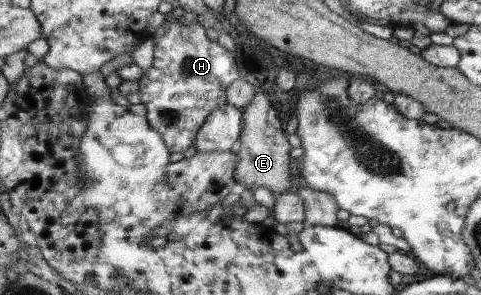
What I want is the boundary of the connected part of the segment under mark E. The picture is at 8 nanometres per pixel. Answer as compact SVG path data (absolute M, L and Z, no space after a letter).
M263 87L256 89L255 96L245 106L242 116L243 129L236 147L237 156L239 156L235 169L237 183L243 182L245 188L252 191L256 187L265 186L272 191L274 197L283 192L293 191L289 156L292 146L287 141L287 133L283 129L283 121L279 118L279 111L273 106L268 92Z

